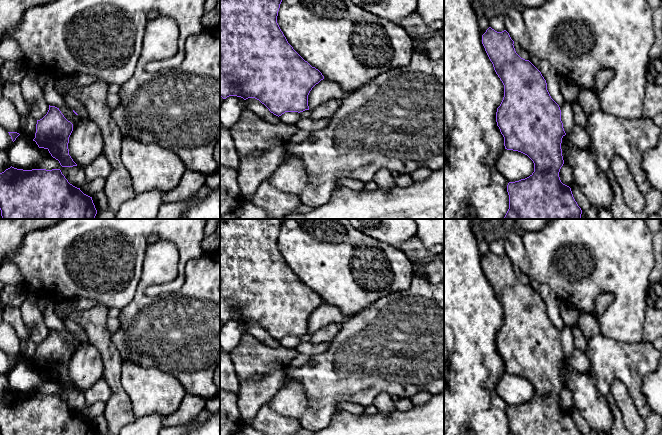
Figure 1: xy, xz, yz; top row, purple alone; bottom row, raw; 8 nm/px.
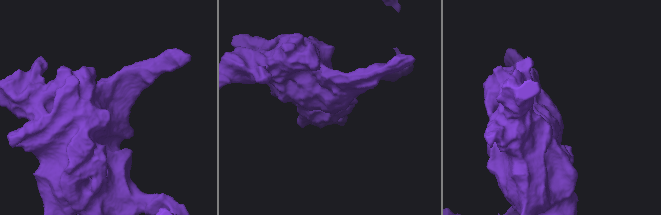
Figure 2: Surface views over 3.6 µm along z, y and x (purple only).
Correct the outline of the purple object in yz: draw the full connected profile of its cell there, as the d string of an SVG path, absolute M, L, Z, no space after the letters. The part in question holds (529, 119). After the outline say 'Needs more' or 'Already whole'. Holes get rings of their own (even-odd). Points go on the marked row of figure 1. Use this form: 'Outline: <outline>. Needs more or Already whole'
Outline: M489 27L482 35L482 44L504 85L504 97L497 108L496 122L504 137L505 149L521 152L534 163L534 172L529 177L508 183L509 209L503 219L581 219L582 210L575 201L571 188L563 184L559 177L564 164L561 143L566 133L561 121L560 107L551 98L546 80L529 60L521 58L516 53L514 41L506 30L497 32Z. Already whole

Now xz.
Outline: M220 0L220 96L226 99L229 96L241 97L244 100L255 98L264 104L271 113L281 116L285 112L303 112L309 110L308 95L312 88L324 79L322 73L305 61L288 43L281 31L277 16L282 0Z. Already whole

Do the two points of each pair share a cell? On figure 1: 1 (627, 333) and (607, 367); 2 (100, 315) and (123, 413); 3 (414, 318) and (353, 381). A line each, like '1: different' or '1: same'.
1: different
2: same
3: same

